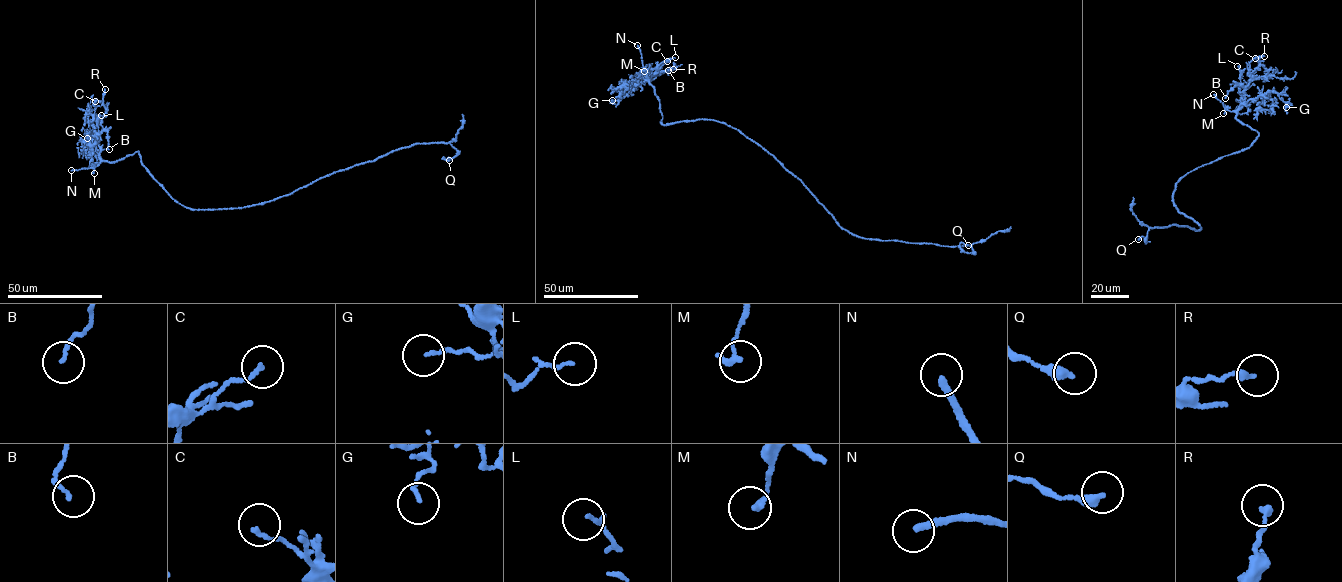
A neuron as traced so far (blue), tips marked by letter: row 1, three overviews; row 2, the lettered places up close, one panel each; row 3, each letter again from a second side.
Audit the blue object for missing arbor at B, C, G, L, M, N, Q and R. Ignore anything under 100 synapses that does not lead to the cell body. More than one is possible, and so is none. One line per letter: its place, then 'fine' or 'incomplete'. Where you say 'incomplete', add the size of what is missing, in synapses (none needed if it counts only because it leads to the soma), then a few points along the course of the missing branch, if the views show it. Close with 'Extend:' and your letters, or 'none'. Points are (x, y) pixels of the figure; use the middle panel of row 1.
B: (668, 70) | fine
C: (667, 61) | fine
G: (612, 100) | fine
L: (675, 57) | fine
M: (644, 71) | fine
N: (637, 45) | incomplete
Q: (968, 245) | fine
R: (673, 69) | fine
Extend: N

